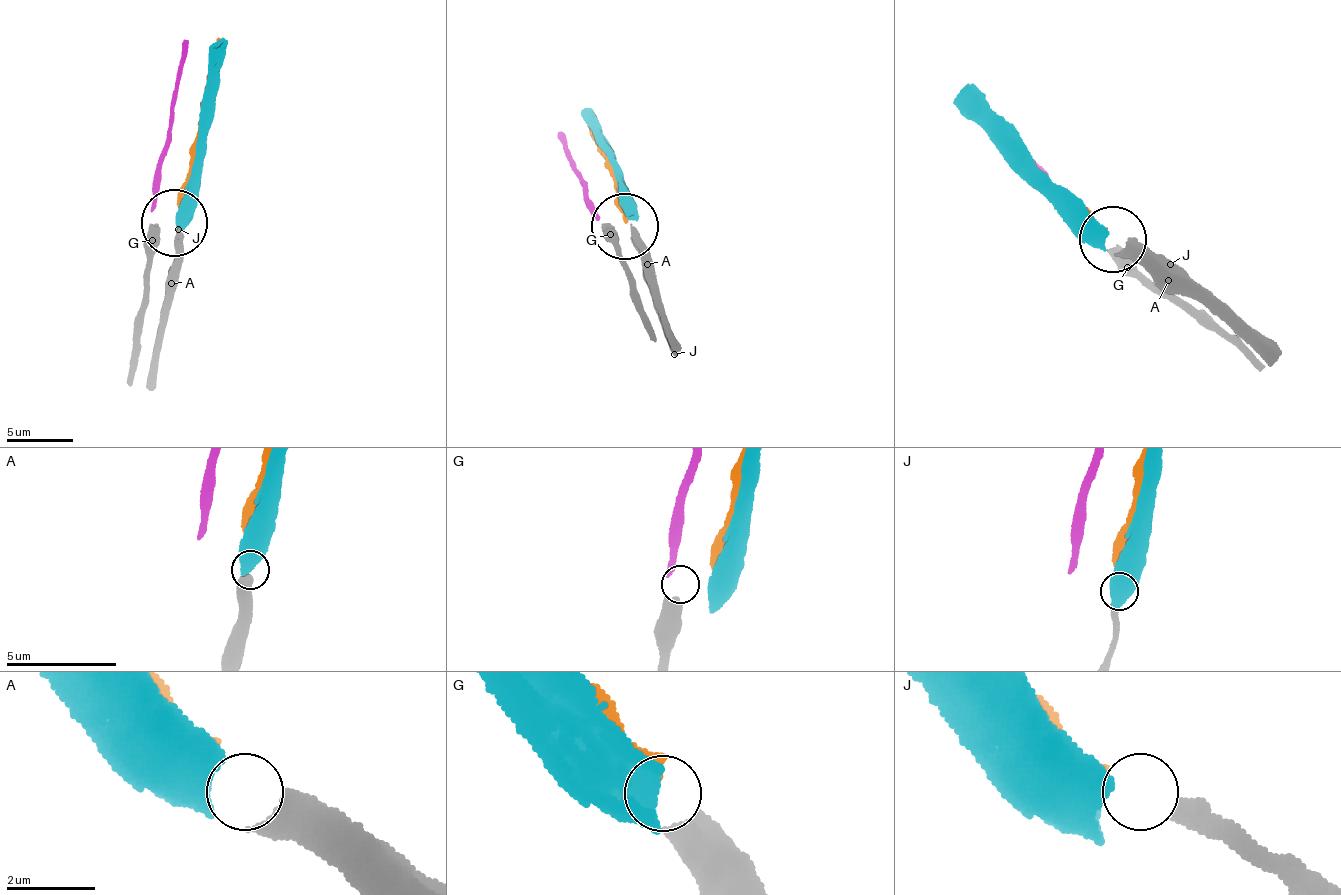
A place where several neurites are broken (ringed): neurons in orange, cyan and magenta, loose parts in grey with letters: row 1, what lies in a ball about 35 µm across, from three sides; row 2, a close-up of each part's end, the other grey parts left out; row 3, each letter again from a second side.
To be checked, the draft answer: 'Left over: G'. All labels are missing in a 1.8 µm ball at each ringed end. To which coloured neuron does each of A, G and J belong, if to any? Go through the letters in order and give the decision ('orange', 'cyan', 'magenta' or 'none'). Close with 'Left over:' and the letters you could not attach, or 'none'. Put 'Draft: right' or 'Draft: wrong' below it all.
A: cyan
G: none
J: orange
Left over: G
Draft: right

